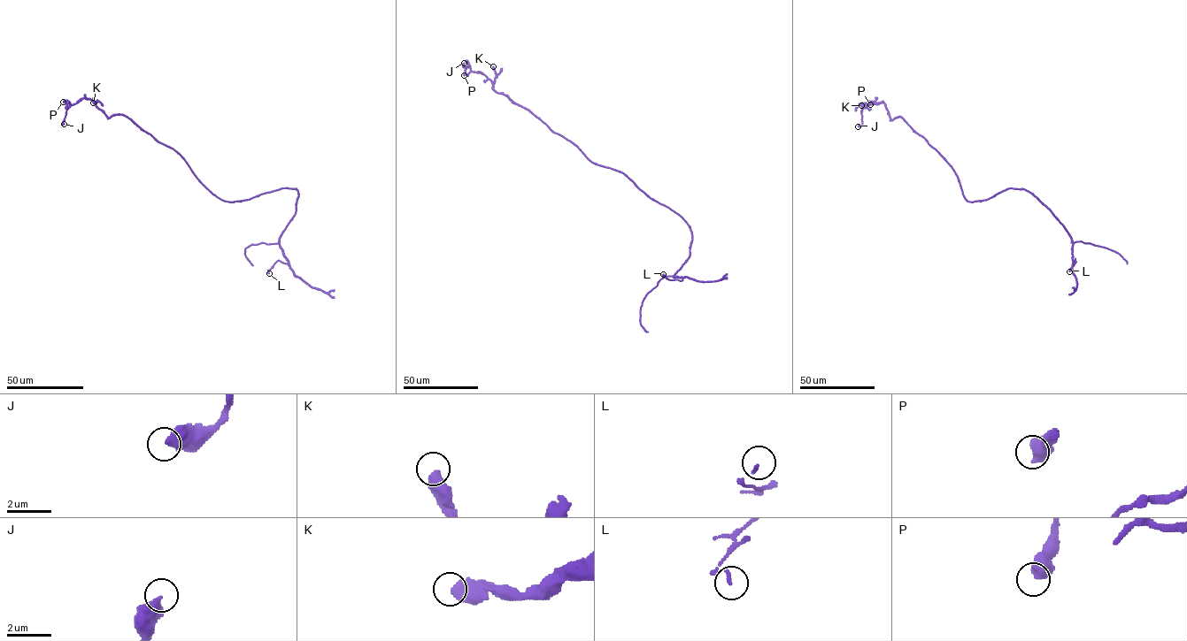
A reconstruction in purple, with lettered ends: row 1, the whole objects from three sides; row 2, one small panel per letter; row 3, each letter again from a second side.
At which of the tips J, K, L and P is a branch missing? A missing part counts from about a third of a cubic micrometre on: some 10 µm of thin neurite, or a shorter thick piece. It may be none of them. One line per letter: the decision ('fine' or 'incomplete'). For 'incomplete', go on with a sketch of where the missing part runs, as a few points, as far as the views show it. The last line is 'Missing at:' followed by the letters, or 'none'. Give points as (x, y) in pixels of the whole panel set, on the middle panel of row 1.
J: fine
K: fine
L: fine
P: fine
Missing at: none

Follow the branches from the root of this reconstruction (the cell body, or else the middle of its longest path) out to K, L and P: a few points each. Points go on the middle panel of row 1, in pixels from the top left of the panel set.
K: (620, 172), (593, 163), (575, 145), (553, 132), (527, 110), (494, 90), (496, 73), (493, 66)
L: (620, 172), (651, 198), (677, 213), (691, 231), (689, 255), (674, 275), (682, 279), (667, 278), (663, 274)
P: (620, 172), (593, 163), (527, 110), (494, 90), (492, 82), (483, 74), (472, 72), (468, 65), (464, 75)

